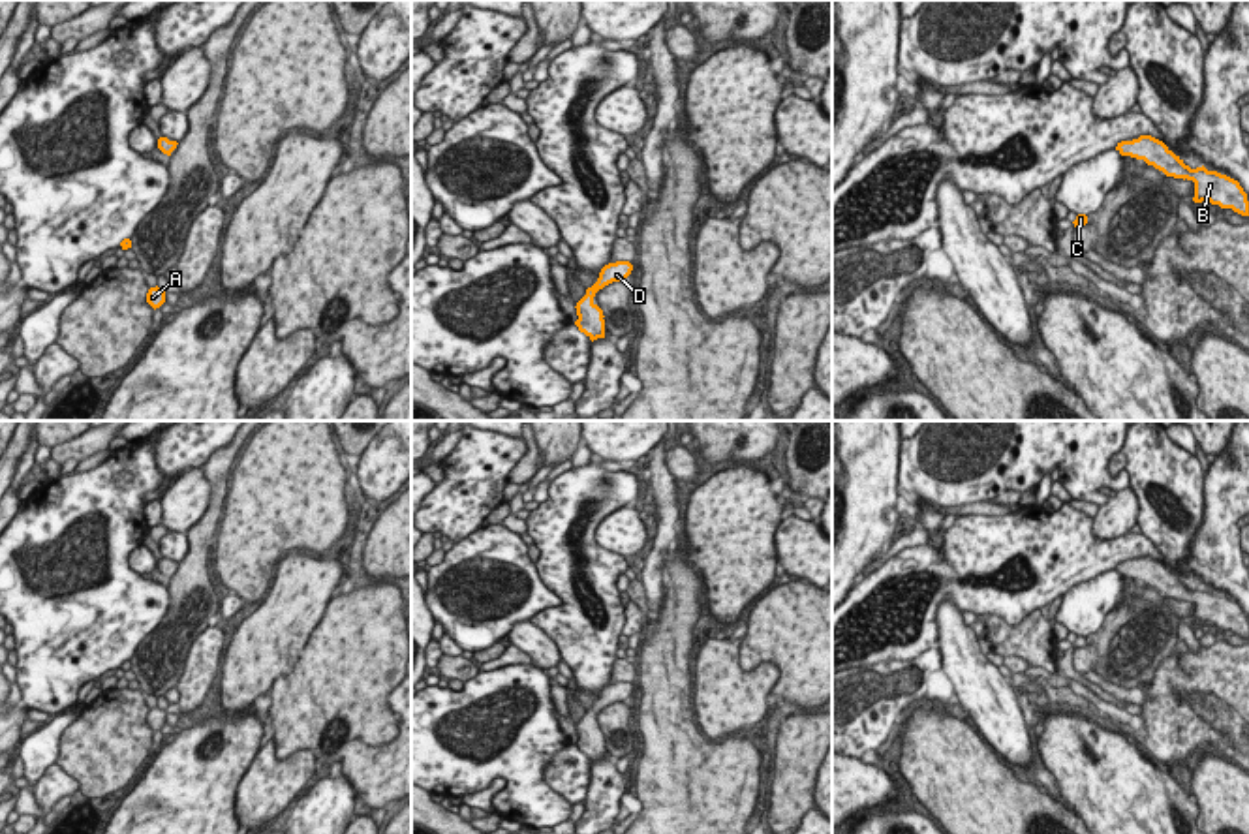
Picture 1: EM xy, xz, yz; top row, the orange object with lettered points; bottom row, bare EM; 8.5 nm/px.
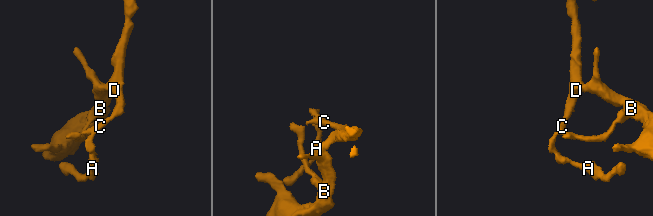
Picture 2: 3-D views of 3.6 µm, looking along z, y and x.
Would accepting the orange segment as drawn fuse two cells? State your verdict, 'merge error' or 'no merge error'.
no merge error

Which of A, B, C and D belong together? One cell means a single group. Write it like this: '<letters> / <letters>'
A B C D

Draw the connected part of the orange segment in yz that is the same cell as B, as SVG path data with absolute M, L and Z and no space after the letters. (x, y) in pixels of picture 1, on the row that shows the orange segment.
M1140 135L1133 141L1118 143L1116 150L1121 156L1144 160L1148 165L1163 171L1166 177L1187 178L1195 182L1195 203L1210 201L1221 208L1232 208L1241 216L1249 216L1247 193L1238 180L1208 171L1204 165L1191 169L1176 156L1163 141L1151 135Z

